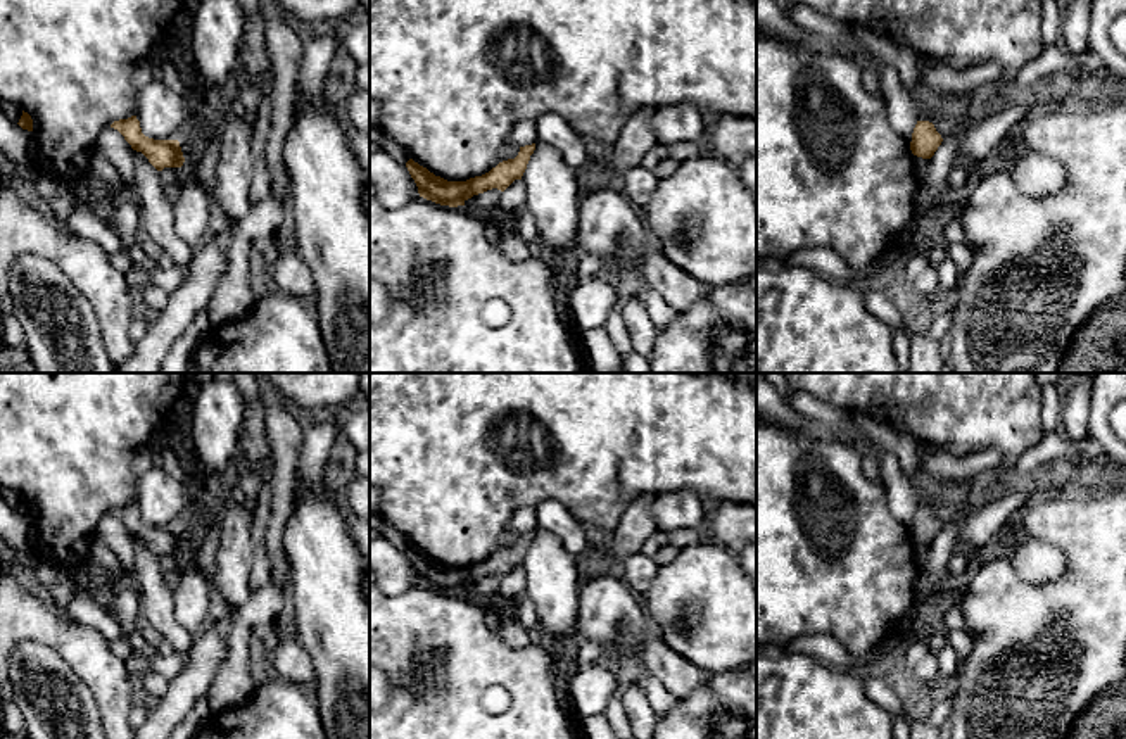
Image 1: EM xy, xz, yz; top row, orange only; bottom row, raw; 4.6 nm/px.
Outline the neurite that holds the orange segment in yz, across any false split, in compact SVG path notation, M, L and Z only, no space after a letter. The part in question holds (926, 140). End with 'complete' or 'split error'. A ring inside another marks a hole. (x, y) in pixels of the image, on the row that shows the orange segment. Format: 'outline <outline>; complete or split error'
outline M917 121L912 133L910 150L917 157L931 159L934 152L938 150L938 147L941 145L941 142L943 138L936 131L933 123Z; complete

